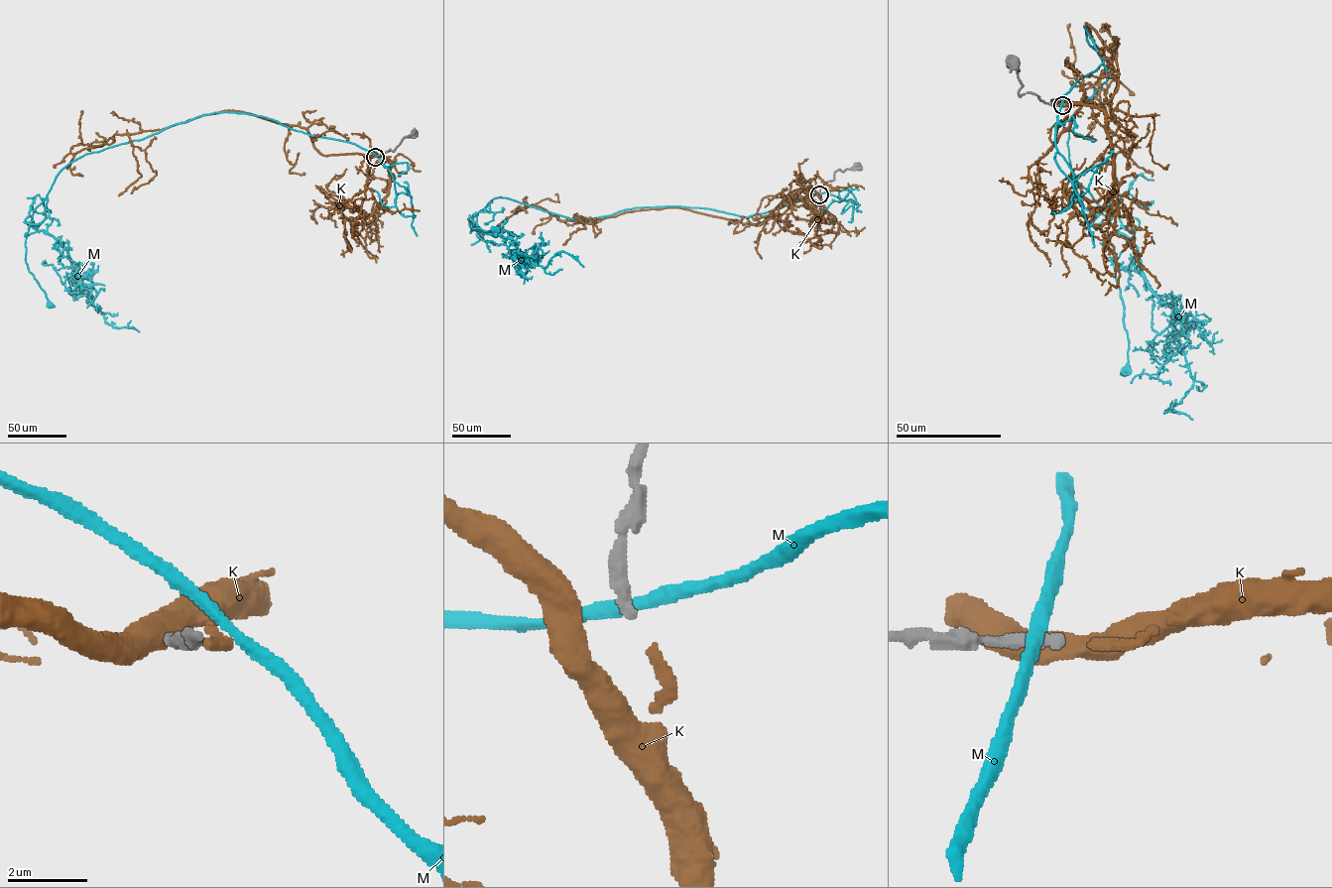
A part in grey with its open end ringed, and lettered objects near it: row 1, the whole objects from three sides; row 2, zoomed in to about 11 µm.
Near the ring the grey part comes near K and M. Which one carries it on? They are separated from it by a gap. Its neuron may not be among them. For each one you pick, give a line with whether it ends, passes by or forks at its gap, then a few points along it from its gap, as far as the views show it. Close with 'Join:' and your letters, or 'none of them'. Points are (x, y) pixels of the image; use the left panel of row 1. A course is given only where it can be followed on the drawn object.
K: it ends; course (376, 157), (322, 155), (303, 128), (233, 110), (70, 151), (111, 137)
Join: K

